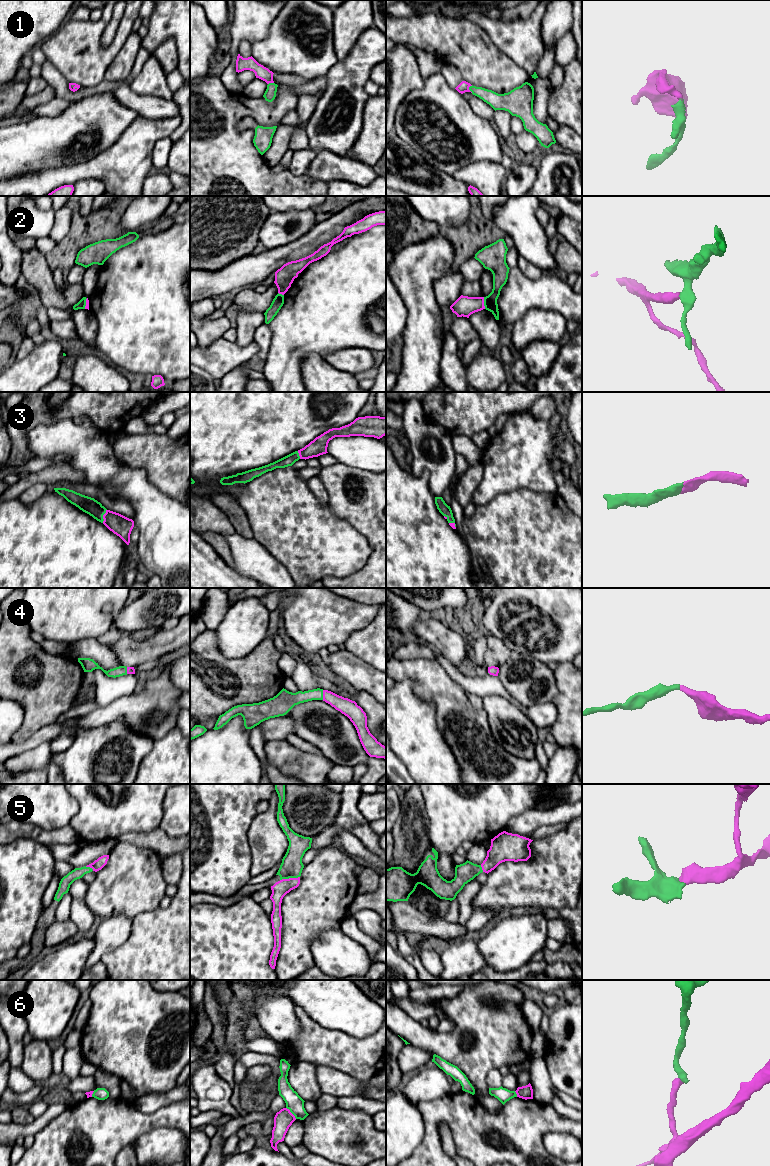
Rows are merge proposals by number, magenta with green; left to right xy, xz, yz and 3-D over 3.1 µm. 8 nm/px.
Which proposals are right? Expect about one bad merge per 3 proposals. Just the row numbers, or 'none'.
1, 3, 4, 5

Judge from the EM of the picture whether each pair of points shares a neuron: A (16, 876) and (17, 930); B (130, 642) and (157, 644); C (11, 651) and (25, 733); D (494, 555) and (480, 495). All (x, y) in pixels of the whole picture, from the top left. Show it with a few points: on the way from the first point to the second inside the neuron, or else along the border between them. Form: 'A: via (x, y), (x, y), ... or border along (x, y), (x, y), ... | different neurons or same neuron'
A: via (13, 889), (13, 917) | same neuron
B: via (137, 644), (150, 644) | same neuron
C: via (22, 671), (31, 680), (31, 713) | same neuron
D: border along (503, 493), (497, 493), (487, 502), (476, 507) | different neurons

